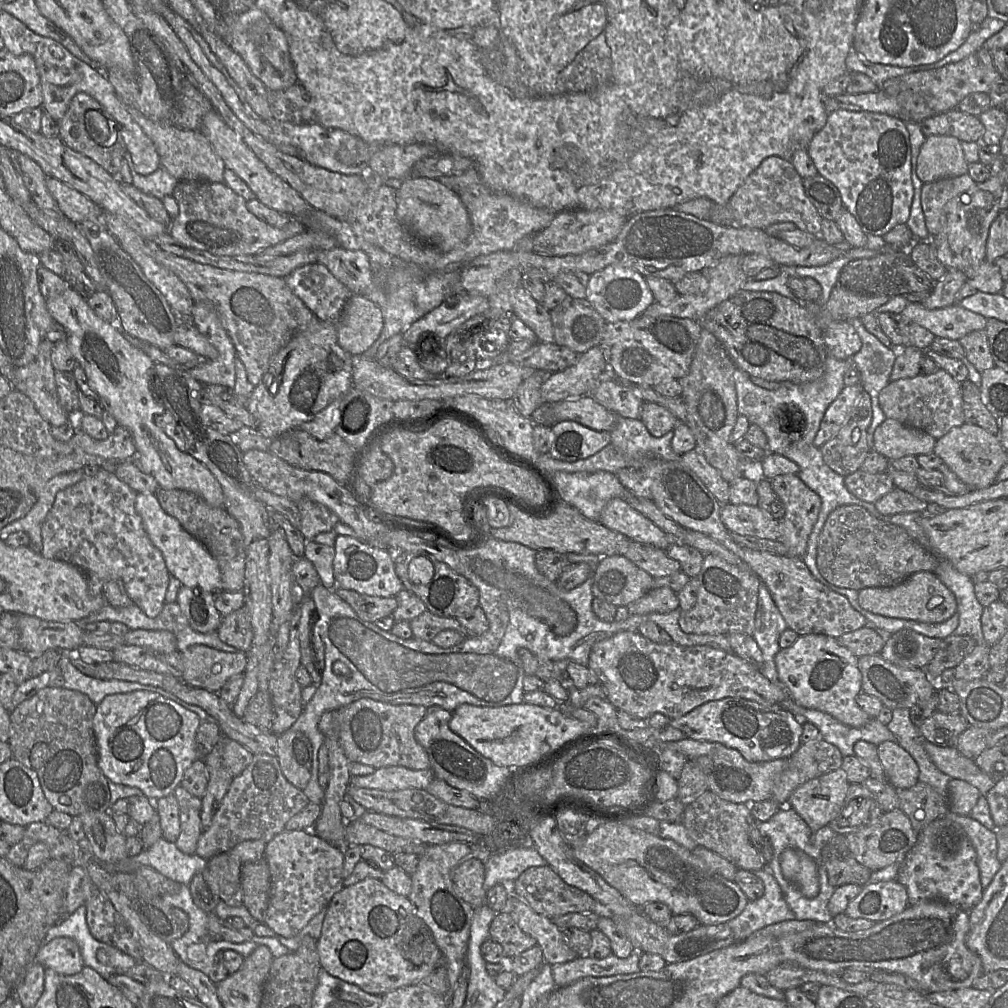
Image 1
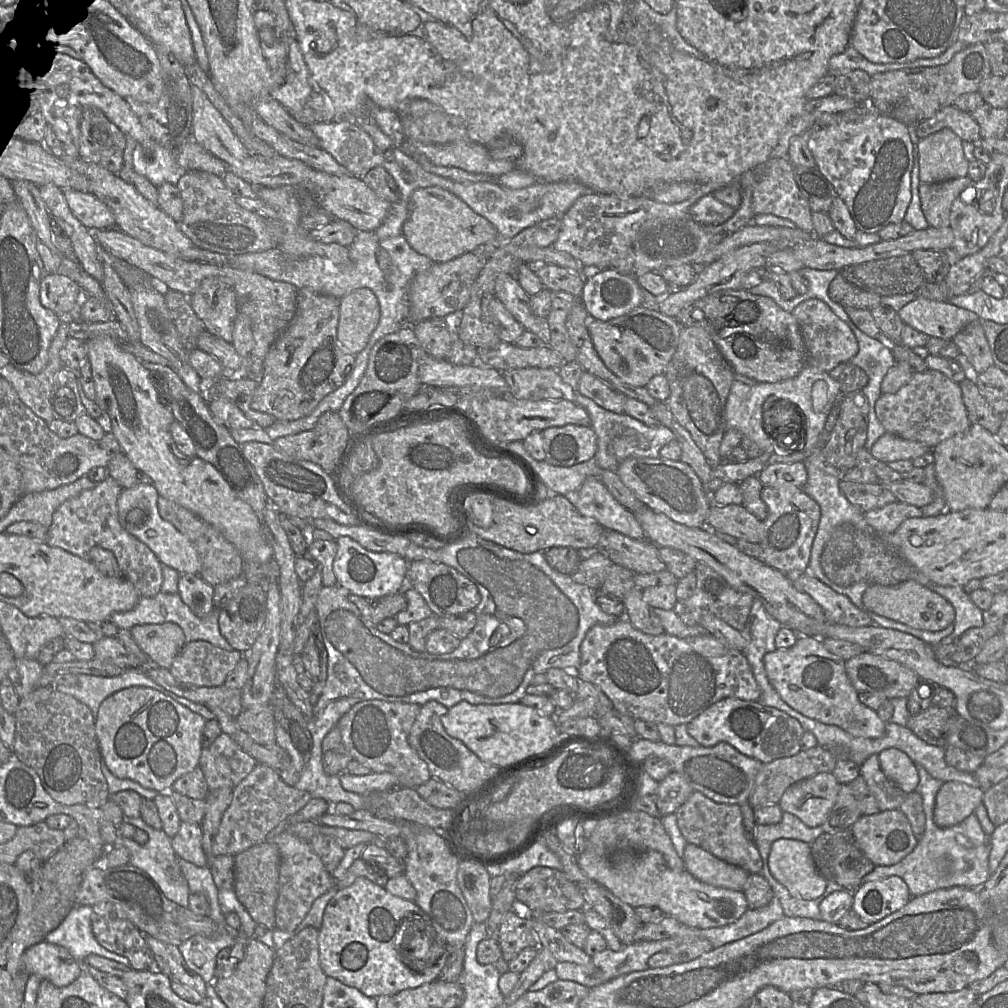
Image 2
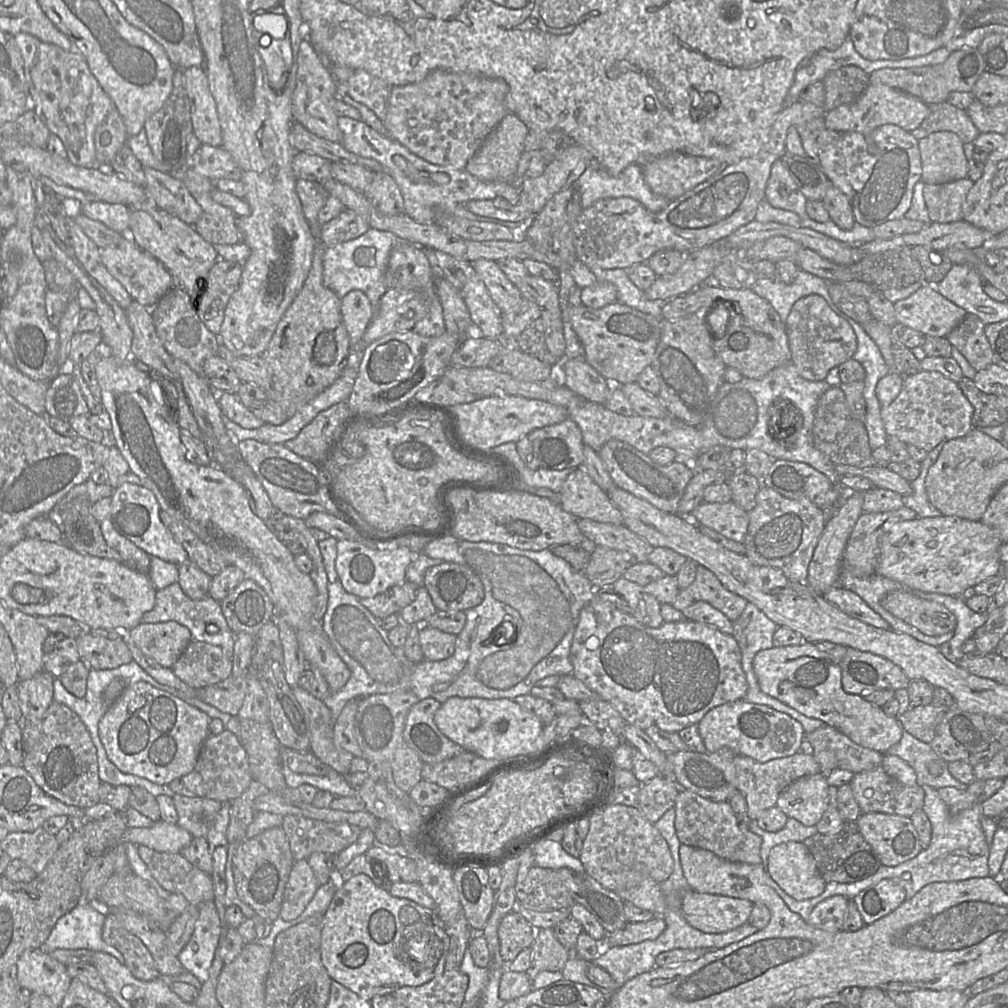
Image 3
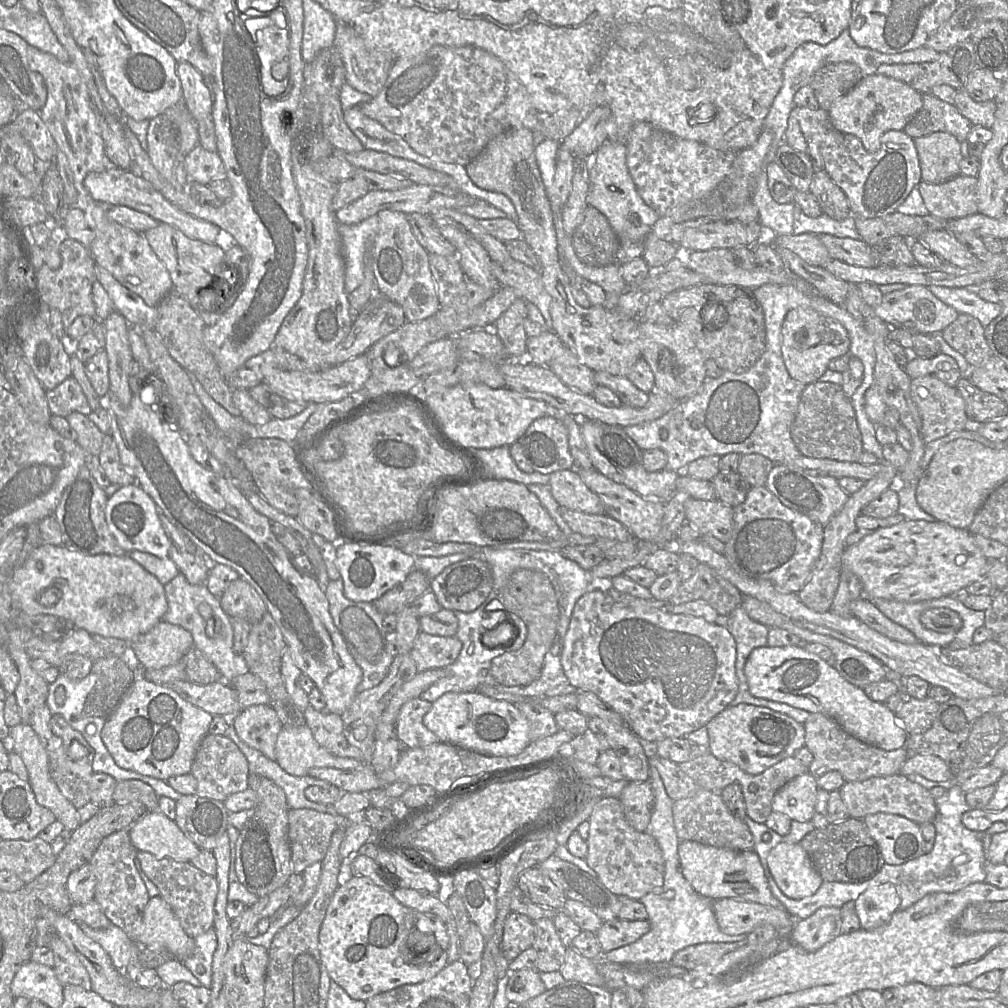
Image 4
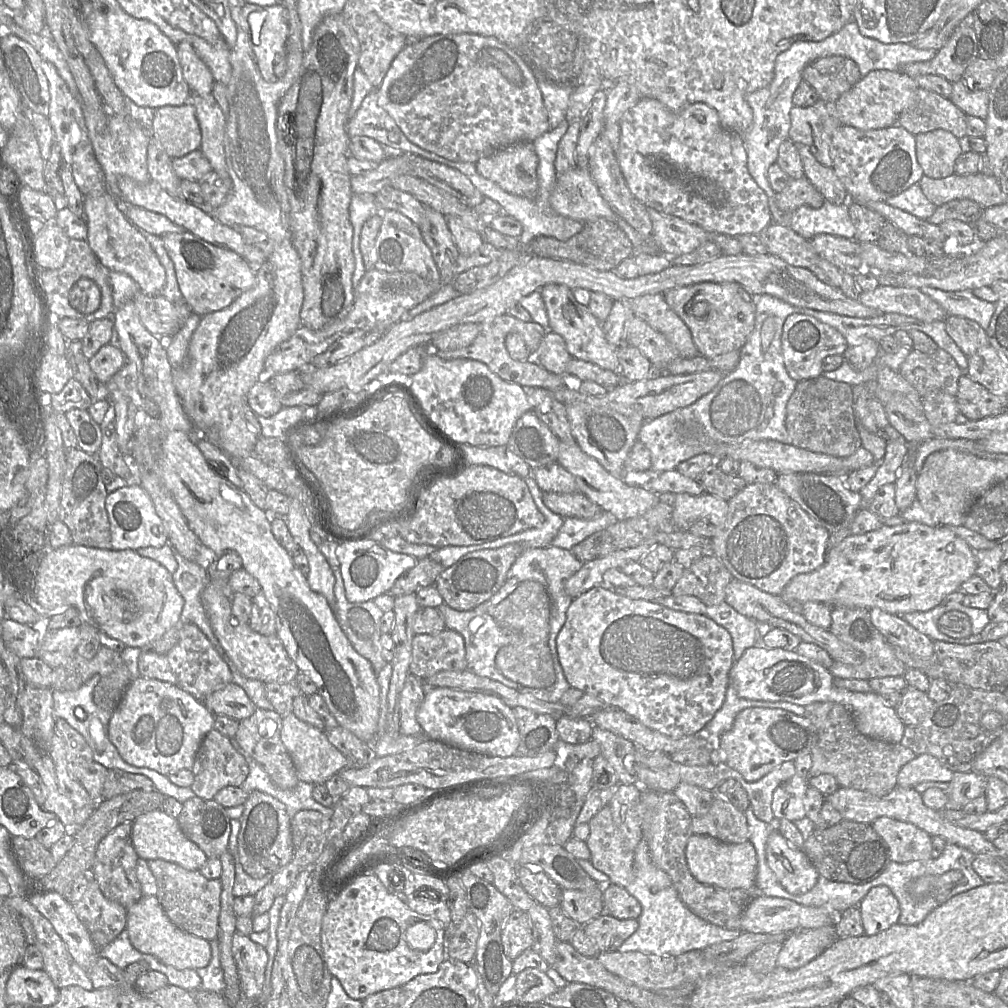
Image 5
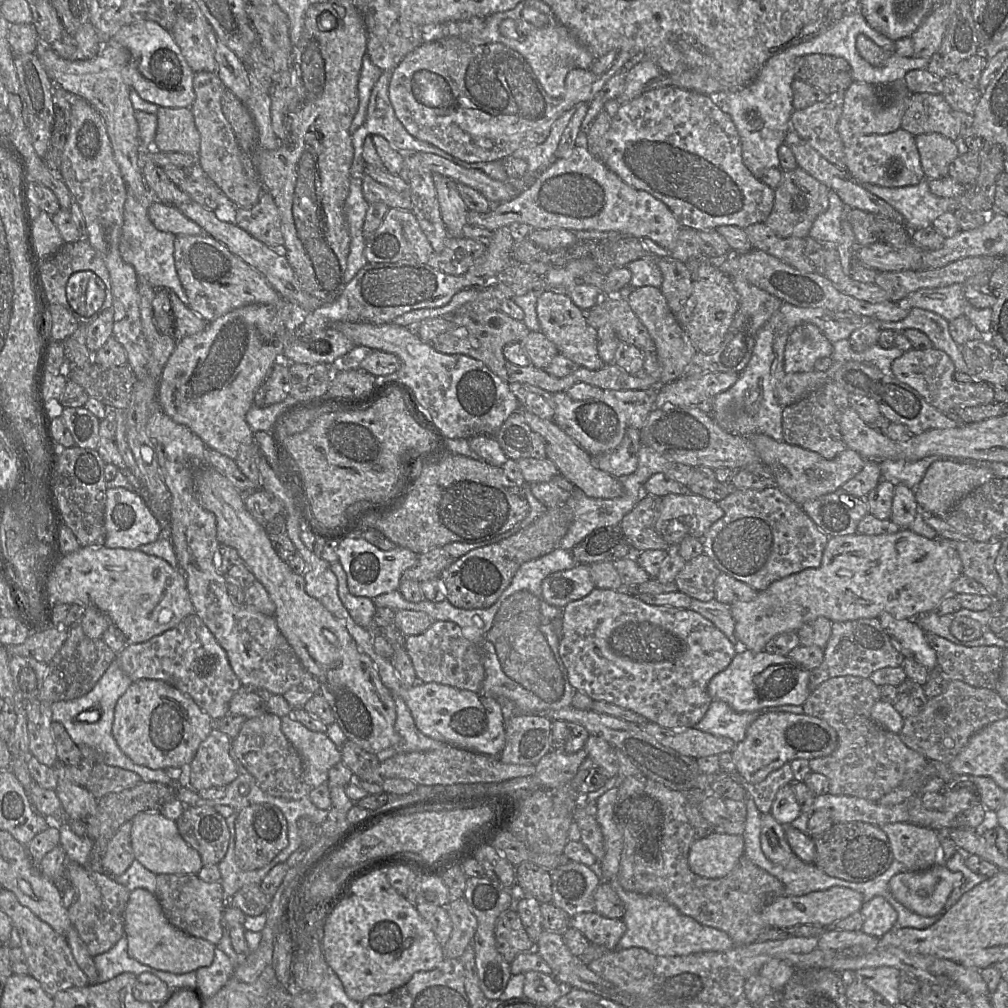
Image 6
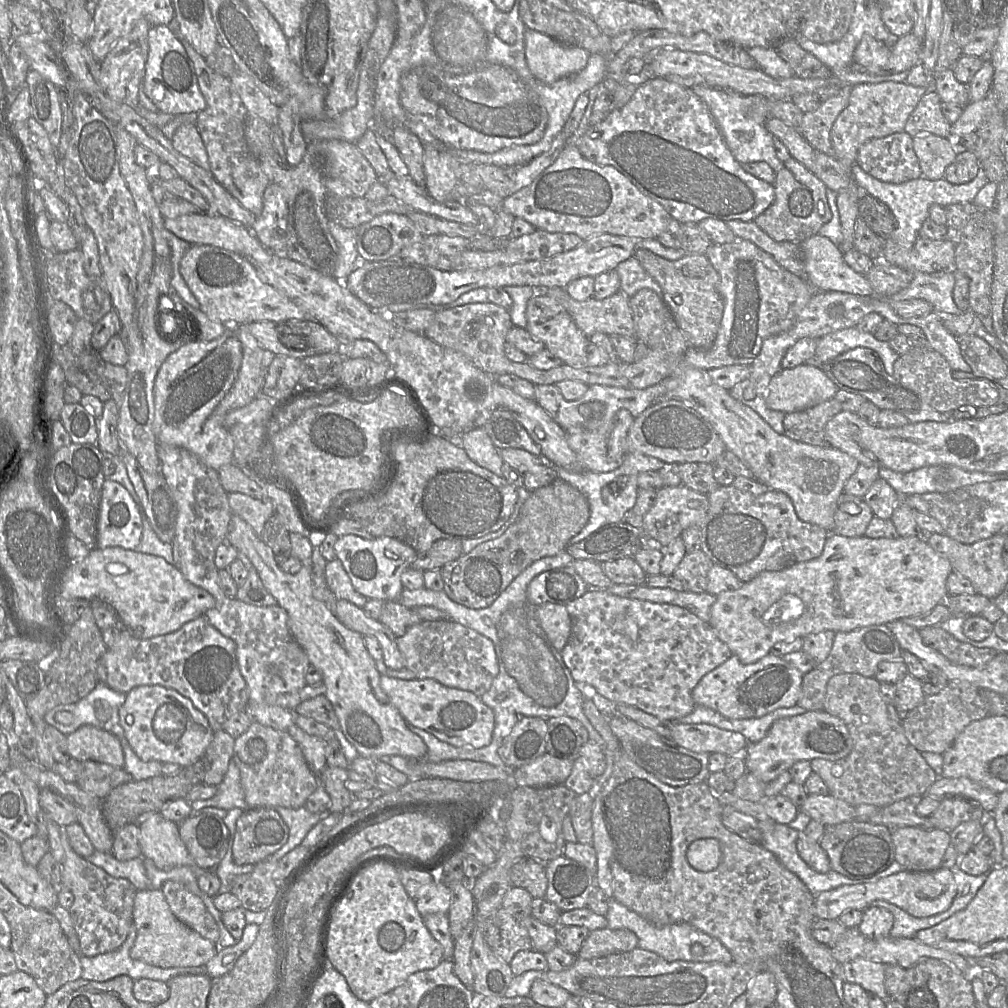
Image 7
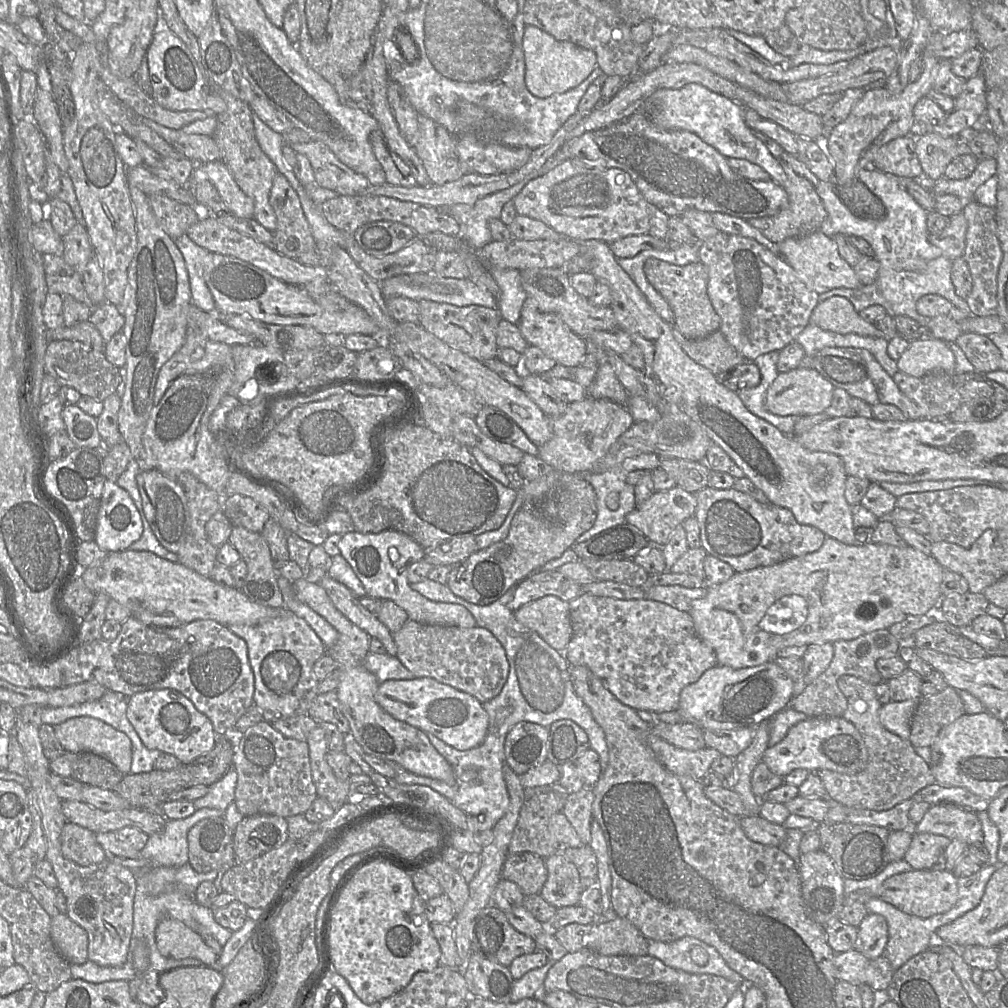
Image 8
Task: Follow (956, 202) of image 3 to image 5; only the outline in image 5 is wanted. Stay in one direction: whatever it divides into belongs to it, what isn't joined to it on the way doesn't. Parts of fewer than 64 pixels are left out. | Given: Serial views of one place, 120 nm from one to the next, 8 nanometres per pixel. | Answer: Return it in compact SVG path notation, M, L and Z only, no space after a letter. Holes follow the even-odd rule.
M980 172L970 175L954 173L941 179L923 175L919 184L927 199L937 207L955 199L972 200L983 209L1005 203L998 179Z

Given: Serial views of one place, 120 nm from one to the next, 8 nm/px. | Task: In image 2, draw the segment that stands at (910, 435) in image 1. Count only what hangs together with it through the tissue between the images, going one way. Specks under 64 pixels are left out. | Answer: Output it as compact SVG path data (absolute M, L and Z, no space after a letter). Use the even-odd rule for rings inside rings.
M886 432L873 444L870 454L887 464L896 460L913 460L929 451L931 449L923 443Z

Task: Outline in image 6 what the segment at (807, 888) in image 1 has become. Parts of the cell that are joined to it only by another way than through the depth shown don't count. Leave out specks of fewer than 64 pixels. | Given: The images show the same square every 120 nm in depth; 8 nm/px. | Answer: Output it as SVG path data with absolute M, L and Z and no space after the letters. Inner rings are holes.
M771 813L761 815L760 845L764 855L773 863L786 867L793 856L784 832L784 826Z

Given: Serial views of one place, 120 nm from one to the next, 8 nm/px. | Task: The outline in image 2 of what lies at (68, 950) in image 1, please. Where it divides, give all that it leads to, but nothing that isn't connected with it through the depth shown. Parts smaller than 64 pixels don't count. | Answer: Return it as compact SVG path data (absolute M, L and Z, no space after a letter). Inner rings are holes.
M44 940L29 947L22 960L30 975L48 980L56 987L68 986L82 971L82 963L67 949Z

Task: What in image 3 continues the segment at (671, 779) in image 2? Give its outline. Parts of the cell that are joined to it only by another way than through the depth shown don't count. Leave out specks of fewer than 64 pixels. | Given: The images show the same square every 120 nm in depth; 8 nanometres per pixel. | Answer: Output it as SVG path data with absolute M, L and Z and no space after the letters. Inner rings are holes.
M657 775L642 783L638 793L637 808L648 821L655 823L674 806L680 790L677 782L670 782Z

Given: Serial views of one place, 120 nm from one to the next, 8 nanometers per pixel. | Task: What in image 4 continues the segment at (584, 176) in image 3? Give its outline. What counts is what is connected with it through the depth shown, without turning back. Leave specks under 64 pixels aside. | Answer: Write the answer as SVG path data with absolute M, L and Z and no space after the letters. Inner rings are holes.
M606 140L597 151L586 158L589 176L589 190L586 202L603 214L622 241L639 242L645 240L651 227L660 218L639 195L626 163L625 143Z

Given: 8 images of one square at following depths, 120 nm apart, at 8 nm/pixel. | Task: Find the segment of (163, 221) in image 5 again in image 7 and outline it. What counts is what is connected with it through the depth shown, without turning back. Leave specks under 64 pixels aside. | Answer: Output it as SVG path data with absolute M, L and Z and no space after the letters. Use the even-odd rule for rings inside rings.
M200 212L185 214L176 218L164 218L165 229L191 245L215 246L237 253L252 262L268 262L272 252L264 247L252 231L217 213Z

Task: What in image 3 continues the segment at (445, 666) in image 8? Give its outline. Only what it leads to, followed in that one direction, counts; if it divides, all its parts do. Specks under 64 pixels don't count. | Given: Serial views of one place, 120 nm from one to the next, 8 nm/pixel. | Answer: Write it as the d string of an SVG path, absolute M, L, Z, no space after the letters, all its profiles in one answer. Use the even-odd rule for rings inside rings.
M421 625L419 642L424 659L439 661L449 658L455 651L457 636L442 632L436 628Z

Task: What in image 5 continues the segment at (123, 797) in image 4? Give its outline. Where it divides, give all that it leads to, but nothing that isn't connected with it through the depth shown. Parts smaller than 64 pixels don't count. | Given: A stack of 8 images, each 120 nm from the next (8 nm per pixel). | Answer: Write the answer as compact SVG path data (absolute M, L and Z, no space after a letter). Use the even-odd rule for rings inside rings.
M108 769L103 785L102 799L109 800L134 790L153 790L153 782L144 775L131 774L120 769Z

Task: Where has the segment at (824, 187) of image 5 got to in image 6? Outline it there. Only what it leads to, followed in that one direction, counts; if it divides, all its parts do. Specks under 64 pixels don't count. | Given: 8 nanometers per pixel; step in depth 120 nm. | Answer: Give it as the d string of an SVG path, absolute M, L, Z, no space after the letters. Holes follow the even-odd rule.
M791 129L788 131L784 144L792 150L798 167L826 185L830 190L834 179L849 179L849 173L846 169L839 169L828 162L795 131Z

